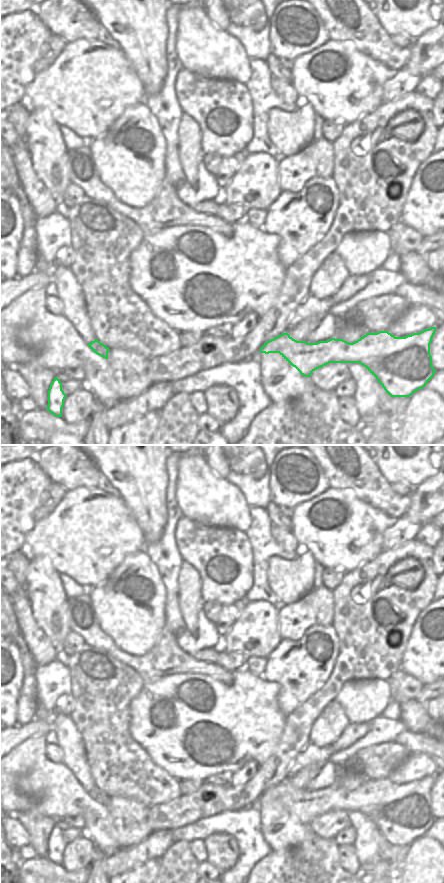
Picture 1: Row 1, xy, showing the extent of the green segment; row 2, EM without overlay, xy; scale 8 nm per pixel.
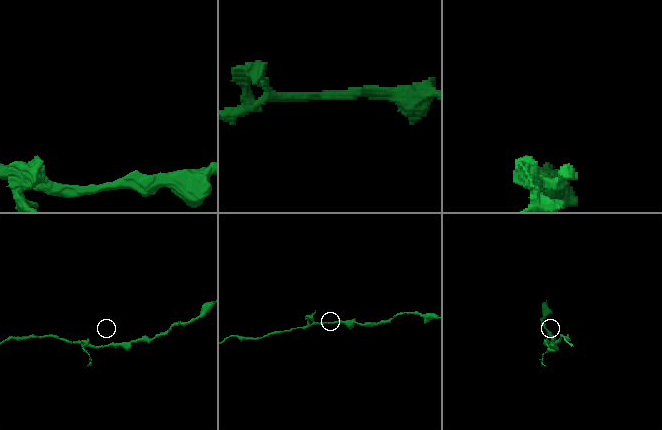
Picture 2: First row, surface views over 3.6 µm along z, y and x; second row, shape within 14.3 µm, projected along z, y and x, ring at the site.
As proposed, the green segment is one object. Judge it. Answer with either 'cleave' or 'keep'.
keep

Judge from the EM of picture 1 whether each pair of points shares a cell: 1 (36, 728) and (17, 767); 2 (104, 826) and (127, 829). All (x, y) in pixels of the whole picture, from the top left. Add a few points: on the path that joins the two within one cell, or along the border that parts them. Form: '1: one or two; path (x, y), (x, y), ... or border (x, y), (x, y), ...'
1: two; border (45, 736), (31, 736), (12, 749)
2: two; border (107, 807), (115, 832), (115, 839), (120, 848)

